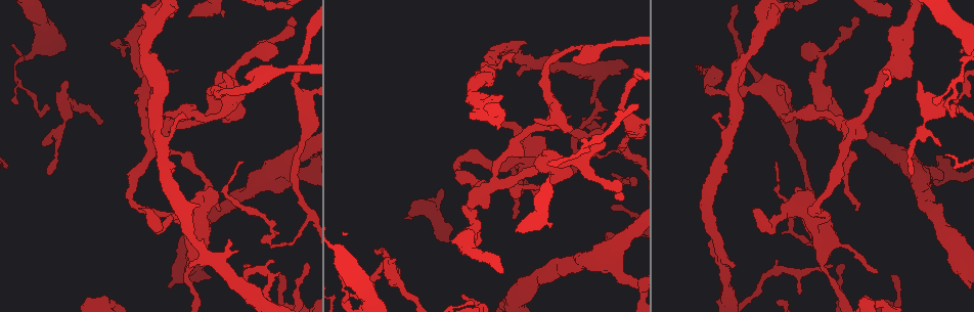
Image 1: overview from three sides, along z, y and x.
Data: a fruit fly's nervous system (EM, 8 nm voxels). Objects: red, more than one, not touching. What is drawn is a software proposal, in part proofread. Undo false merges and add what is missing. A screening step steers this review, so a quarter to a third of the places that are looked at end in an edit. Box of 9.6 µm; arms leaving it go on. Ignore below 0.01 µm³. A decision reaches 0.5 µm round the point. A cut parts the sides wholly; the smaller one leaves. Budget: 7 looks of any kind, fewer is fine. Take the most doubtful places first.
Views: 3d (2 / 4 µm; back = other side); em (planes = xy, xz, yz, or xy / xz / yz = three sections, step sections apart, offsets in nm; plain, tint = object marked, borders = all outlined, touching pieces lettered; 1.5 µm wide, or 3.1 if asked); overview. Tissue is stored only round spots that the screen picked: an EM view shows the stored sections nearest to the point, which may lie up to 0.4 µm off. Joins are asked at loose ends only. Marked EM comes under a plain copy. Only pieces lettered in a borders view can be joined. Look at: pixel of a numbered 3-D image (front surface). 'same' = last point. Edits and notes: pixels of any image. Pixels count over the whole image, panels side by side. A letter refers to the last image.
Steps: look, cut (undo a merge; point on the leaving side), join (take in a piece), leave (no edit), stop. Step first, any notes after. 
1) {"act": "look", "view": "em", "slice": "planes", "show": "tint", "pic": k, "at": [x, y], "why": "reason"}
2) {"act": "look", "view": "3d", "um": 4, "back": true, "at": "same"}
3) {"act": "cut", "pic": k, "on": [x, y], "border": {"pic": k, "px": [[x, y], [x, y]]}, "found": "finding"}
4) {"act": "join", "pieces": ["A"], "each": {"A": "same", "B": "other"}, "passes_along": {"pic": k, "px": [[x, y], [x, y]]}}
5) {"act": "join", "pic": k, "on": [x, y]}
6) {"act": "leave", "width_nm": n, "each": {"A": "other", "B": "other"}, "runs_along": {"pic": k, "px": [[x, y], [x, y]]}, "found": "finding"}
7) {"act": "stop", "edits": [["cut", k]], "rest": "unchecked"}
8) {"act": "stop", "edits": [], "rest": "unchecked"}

{"act": "look", "view": "em", "slice": "planes", "show": "tint", "pic": 1, "at": [187, 16], "why": "end of a long branch"}

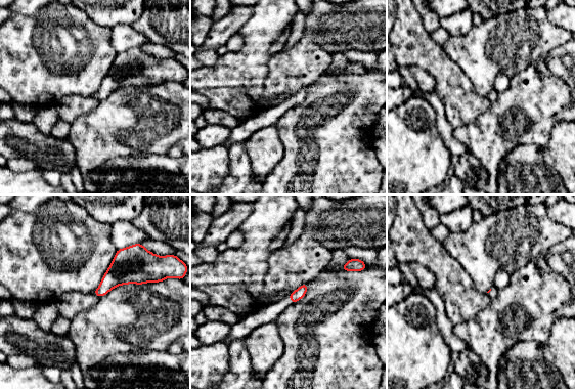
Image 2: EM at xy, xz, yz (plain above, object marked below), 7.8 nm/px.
{"act": "look", "view": "em", "slice": "planes", "show": "borders", "at": "same"}

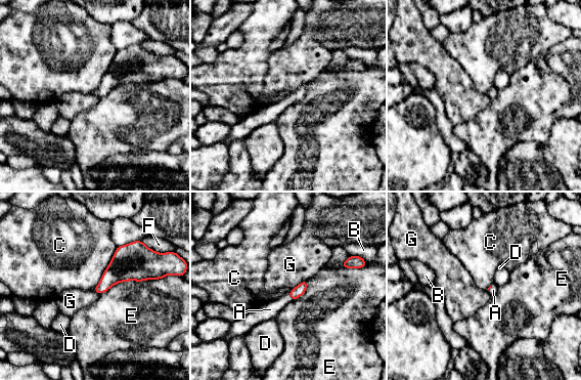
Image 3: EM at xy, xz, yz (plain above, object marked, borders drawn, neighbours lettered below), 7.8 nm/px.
{"act": "join", "pieces": ["A"], "each": {"A": "same", "B": "other", "C": "other", "D": "other", "E": "other", "F": "other", "G": "other"}, "passes_along": {"pic": 3, "px": [[297, 292], [289, 295], [270, 309]]}, "found": "it goes on there"}

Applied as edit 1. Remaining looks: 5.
{"act": "look", "view": "3d", "um": 4, "pic": 1, "at": [833, 265], "why": "branch stops here"}

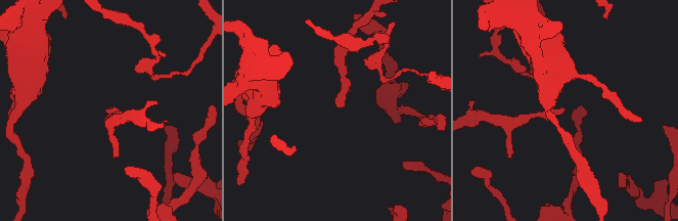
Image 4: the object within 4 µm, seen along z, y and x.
{"act": "look", "view": "em", "slice": "yz", "step": 4, "show": "borders", "pic": 4, "at": [563, 107], "why": "need the tissue"}

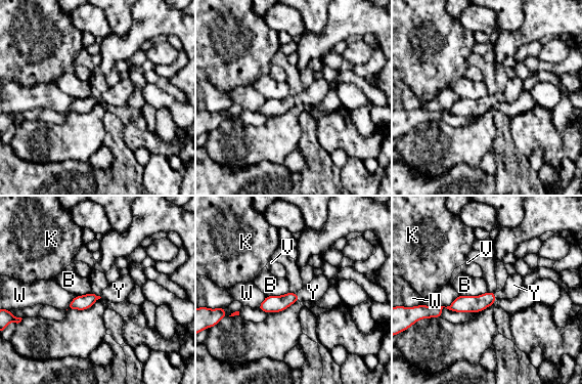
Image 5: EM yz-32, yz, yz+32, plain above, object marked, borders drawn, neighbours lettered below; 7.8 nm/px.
{"act": "look", "view": "em", "slice": "planes", "show": "borders", "at": "same"}

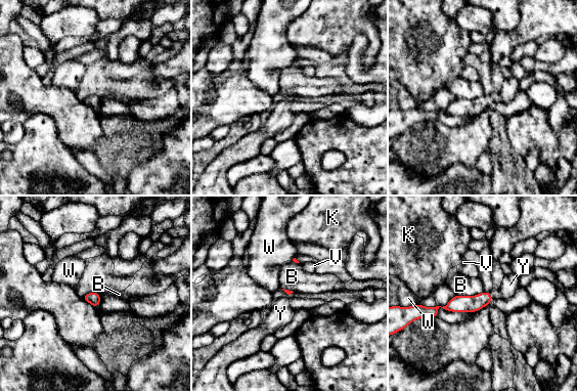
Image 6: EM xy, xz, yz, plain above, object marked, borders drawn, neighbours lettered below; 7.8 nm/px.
{"act": "join", "pieces": ["Y"], "each": {"B": "other", "K": "other", "V": "other", "W": "other", "Y": "same"}, "passes_along": {"pic": 6, "px": [[459, 303], [490, 295], [509, 285]]}, "found": "it goes on there"}

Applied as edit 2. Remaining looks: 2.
{"act": "stop", "edits": [["join", 3], ["join", 6]], "rest": "unchecked"}

